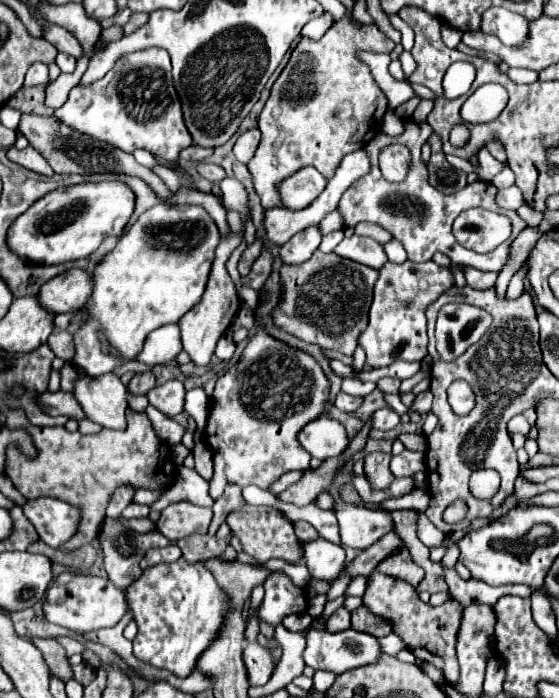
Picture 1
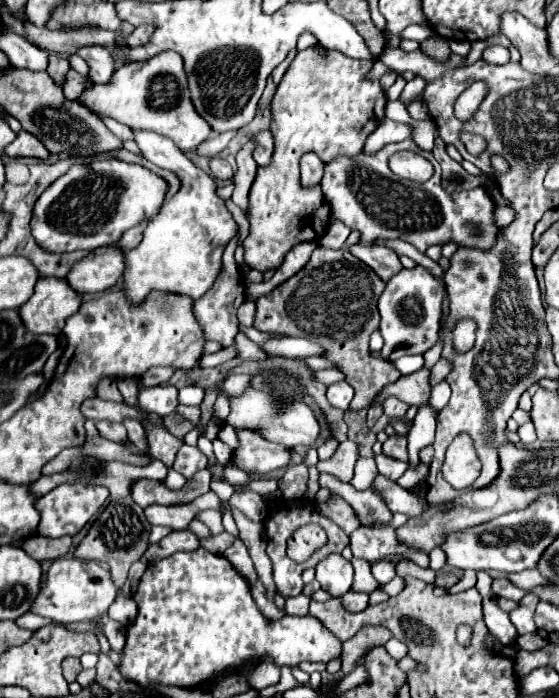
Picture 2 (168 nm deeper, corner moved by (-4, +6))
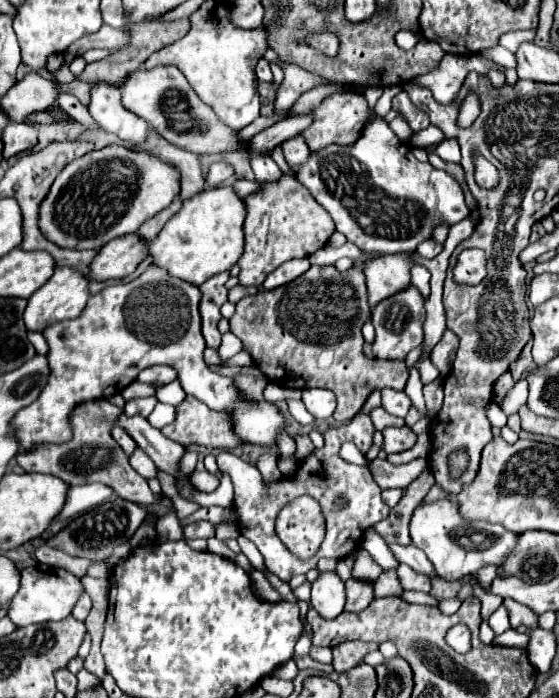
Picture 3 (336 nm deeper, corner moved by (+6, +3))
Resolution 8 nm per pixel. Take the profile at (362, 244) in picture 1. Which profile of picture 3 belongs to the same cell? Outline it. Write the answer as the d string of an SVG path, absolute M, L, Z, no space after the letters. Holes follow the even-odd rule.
M416 252L400 256L384 256L370 260L366 264L366 282L368 282L368 304L374 308L378 302L406 290L410 282L410 268L414 266Z

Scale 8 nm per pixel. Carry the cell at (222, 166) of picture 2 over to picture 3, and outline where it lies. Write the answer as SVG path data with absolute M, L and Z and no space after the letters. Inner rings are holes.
M216 162L216 164L210 166L206 184L208 184L208 186L218 186L218 184L222 184L224 180L228 180L232 174L234 174L234 168L232 168L230 164L226 164L226 162Z

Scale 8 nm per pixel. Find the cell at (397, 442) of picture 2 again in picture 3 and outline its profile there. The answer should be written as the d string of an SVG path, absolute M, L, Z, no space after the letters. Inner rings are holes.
M400 426L400 428L386 428L382 430L384 434L384 452L392 454L392 452L404 452L408 448L414 446L416 442L416 434L408 428L408 426Z

